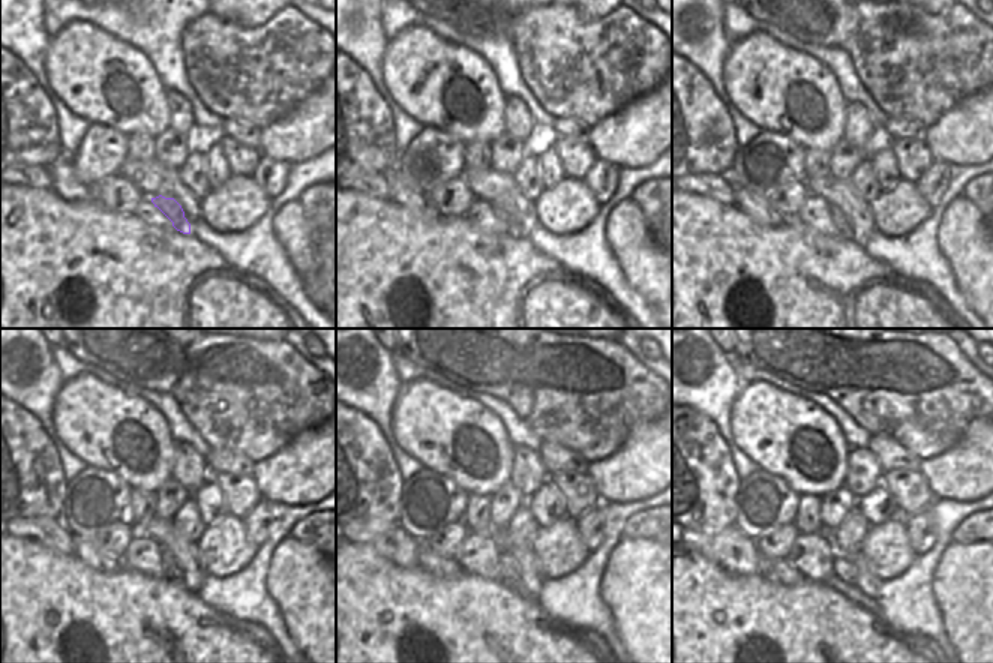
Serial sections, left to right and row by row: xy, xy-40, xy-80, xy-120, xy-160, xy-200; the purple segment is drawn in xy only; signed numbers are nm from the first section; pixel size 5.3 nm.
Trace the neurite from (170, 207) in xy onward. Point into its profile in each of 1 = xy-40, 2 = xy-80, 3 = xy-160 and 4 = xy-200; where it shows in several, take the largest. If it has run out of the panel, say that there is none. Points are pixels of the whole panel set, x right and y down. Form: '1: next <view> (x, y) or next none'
1: next xy-40 (512, 228)
2: next xy-80 (839, 219)
3: next xy-160 (509, 567)
4: next xy-200 (842, 567)

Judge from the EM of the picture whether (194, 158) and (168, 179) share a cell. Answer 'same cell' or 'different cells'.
different cells

